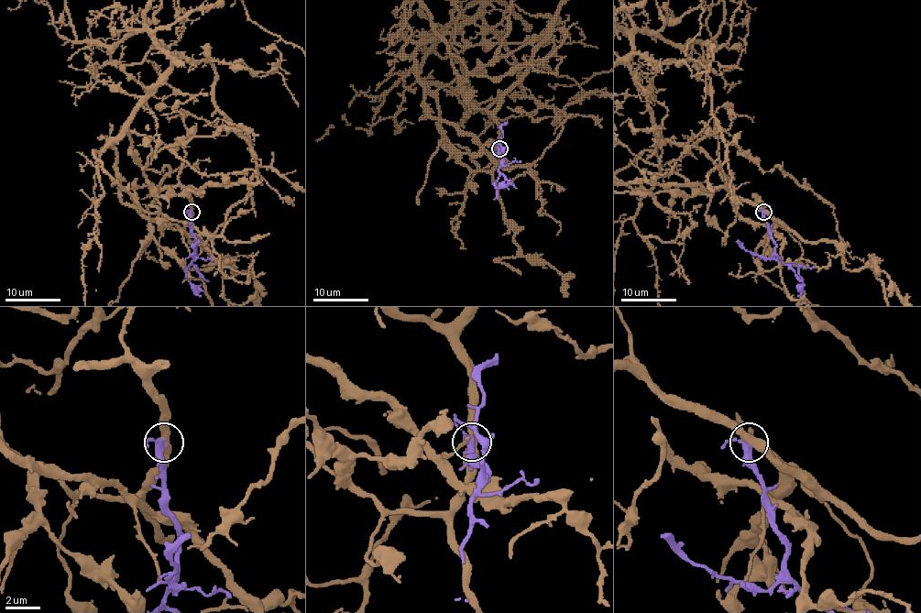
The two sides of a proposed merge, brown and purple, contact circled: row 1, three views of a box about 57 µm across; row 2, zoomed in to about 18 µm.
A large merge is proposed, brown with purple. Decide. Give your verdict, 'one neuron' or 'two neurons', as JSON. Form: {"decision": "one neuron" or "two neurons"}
{"decision": "two neurons"}

